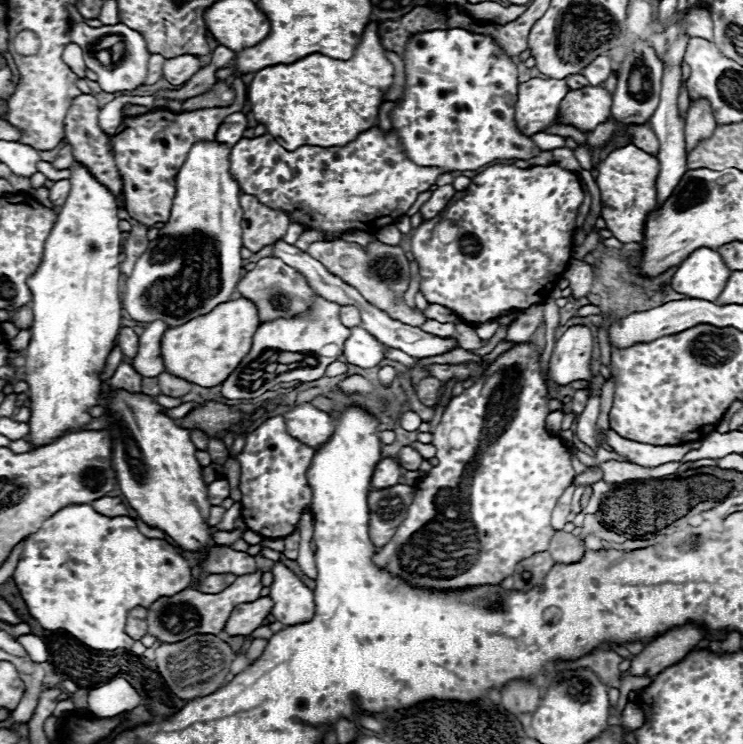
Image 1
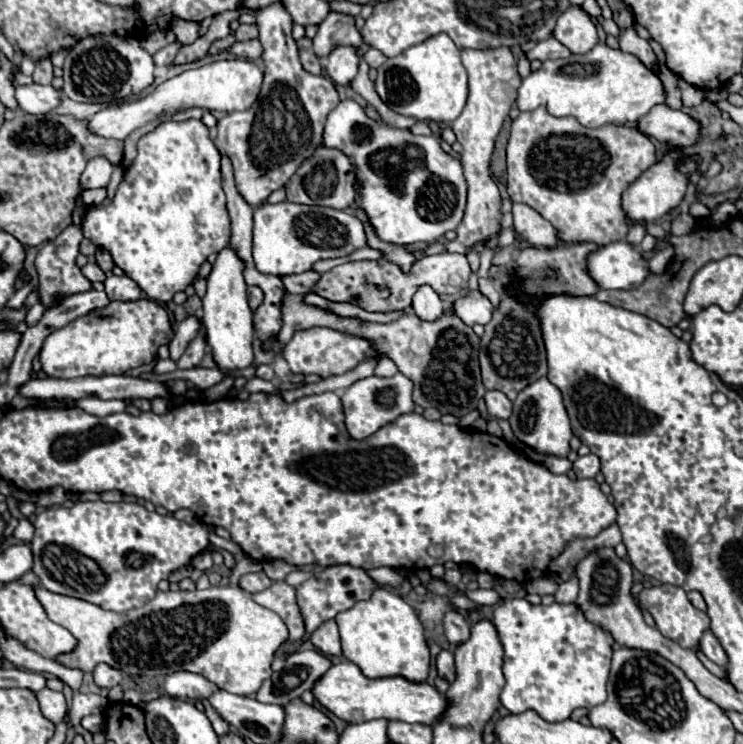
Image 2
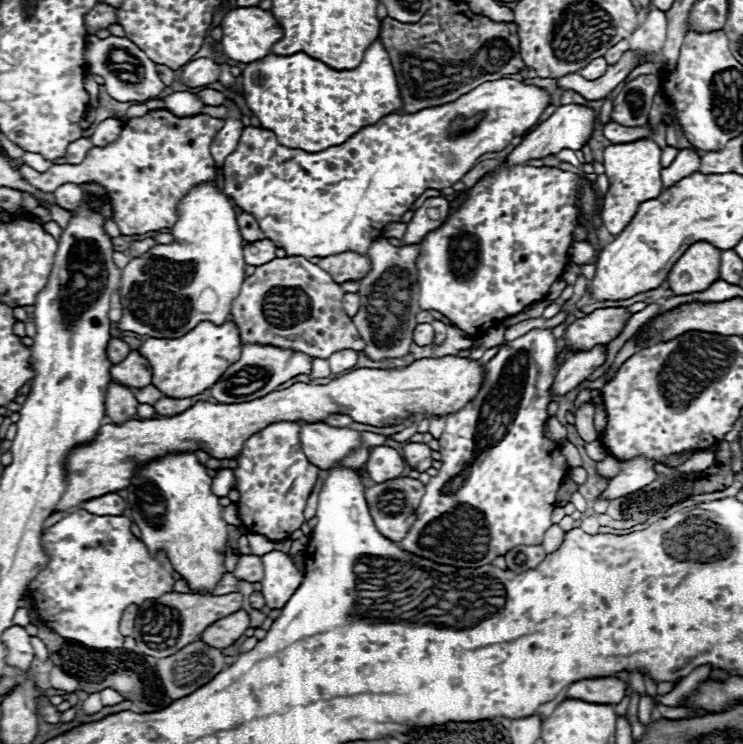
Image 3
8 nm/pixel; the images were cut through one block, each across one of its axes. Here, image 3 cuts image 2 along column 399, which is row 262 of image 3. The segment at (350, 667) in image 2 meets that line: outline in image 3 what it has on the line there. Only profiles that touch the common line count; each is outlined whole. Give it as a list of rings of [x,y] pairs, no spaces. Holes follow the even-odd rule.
[[[694,242],[668,274],[674,296],[702,292],[718,280],[720,254],[722,252],[710,242]]]

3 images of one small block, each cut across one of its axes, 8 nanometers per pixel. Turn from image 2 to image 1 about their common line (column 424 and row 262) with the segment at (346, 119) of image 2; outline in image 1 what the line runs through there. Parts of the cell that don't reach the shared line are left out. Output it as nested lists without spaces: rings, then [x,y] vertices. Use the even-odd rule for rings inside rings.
[[[196,142],[176,176],[176,196],[172,202],[170,220],[160,228],[156,240],[148,244],[148,250],[136,260],[132,274],[124,282],[122,306],[132,320],[152,322],[156,318],[164,320],[170,328],[182,326],[184,322],[208,314],[218,304],[228,302],[232,292],[242,278],[242,206],[240,206],[240,186],[230,174],[230,146],[212,142]]]

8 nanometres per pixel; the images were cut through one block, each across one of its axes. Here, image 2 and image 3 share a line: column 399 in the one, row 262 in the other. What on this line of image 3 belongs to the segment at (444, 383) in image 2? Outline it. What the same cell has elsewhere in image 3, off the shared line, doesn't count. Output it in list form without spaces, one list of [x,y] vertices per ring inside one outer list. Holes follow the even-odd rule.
[[[352,252],[334,254],[334,256],[328,256],[328,258],[318,258],[316,264],[322,270],[330,272],[334,282],[340,282],[340,284],[346,282],[346,280],[360,280],[372,268],[368,256],[358,256],[358,254],[352,254]]]

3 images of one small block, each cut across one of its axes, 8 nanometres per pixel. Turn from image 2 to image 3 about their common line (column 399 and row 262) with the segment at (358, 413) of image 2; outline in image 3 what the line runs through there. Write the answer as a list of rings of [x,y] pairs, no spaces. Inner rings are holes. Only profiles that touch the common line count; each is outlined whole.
[[[378,238],[370,250],[368,258],[372,260],[372,270],[360,280],[360,298],[362,304],[356,316],[352,316],[352,322],[356,324],[356,330],[360,338],[364,338],[366,348],[362,354],[366,354],[370,360],[386,360],[386,358],[402,358],[410,352],[412,344],[412,332],[418,326],[416,314],[420,312],[418,306],[418,272],[416,272],[416,258],[420,254],[420,244],[402,244],[392,246],[386,242],[386,238]]]

